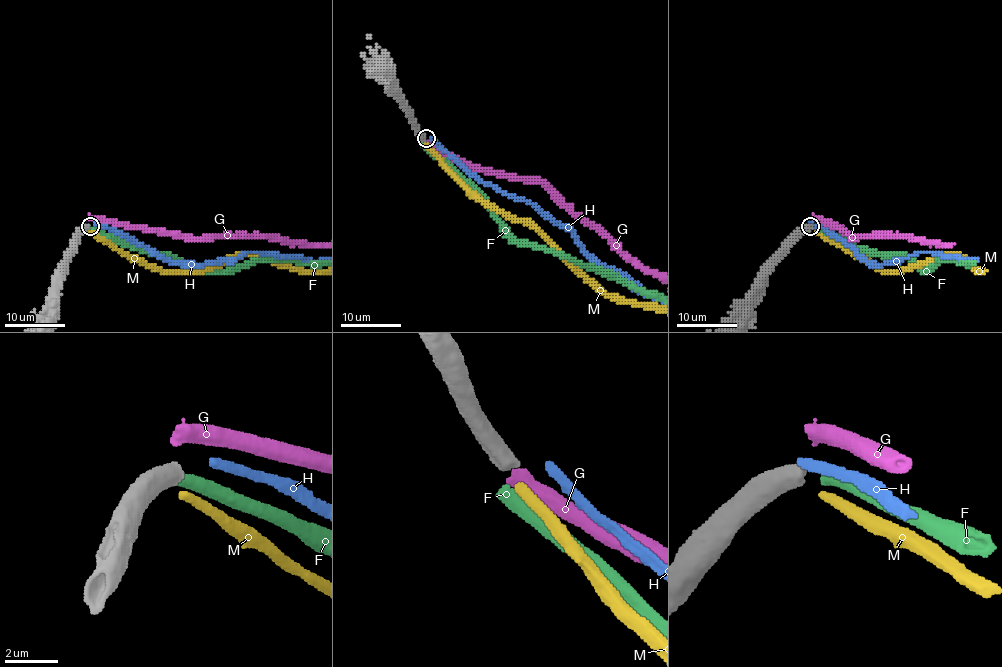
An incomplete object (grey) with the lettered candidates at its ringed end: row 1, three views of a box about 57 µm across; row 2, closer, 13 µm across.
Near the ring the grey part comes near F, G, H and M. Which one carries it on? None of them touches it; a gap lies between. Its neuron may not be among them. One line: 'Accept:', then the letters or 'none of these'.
Accept: none of these

